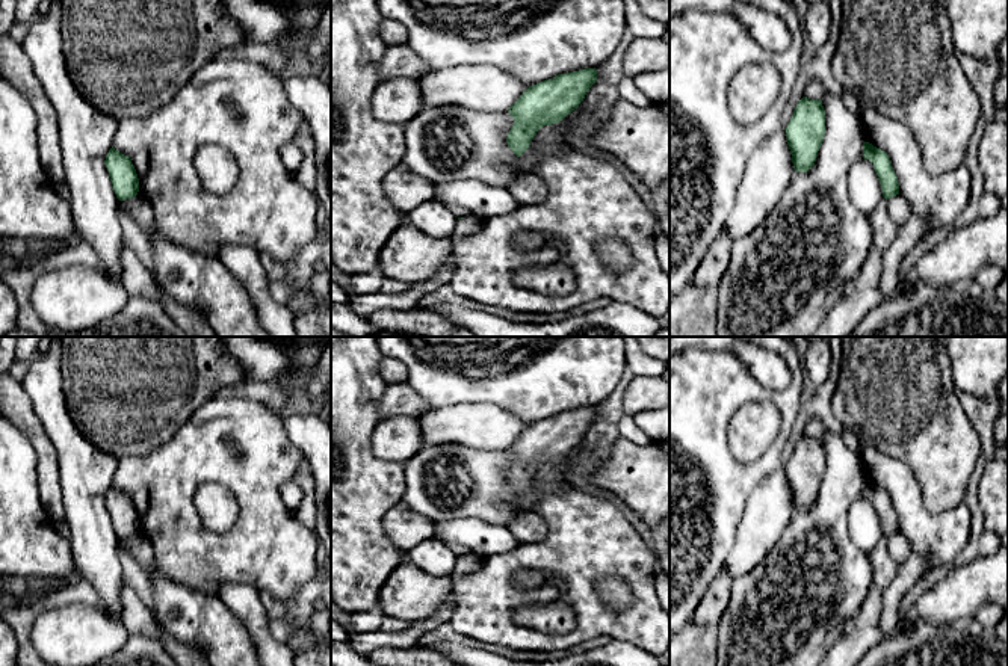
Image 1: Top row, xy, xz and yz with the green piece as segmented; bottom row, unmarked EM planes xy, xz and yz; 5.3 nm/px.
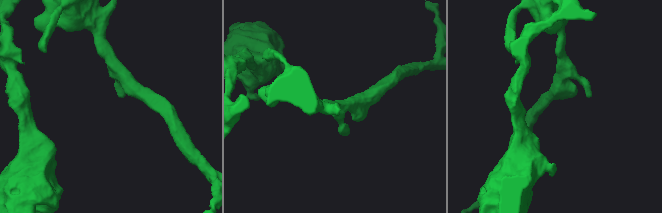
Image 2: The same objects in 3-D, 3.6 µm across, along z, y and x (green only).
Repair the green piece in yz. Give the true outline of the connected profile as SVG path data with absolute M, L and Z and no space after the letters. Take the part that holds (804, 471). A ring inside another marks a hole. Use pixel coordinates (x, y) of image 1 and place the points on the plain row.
M802 435L784 467L795 510L813 506L825 473L825 449L821 438Z

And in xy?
M112 485L106 494L104 503L116 536L119 539L135 536L139 530L139 516L131 497Z

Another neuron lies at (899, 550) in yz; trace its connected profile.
M901 533L887 538L887 550L898 566L902 565L913 553L910 542Z

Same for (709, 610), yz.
M724 566L718 572L715 580L709 584L707 590L704 592L701 601L697 606L697 610L692 618L692 622L697 627L701 628L719 622L728 603L731 583L733 583L733 575Z

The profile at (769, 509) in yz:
M784 467L759 483L745 506L725 560L733 578L754 569L774 548L795 513Z

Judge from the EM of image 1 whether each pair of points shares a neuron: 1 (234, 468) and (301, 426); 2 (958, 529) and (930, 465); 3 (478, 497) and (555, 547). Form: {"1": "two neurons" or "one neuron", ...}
{"1": "two neurons", "2": "two neurons", "3": "two neurons"}

